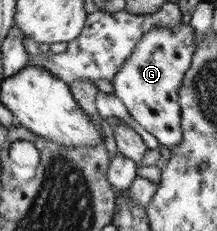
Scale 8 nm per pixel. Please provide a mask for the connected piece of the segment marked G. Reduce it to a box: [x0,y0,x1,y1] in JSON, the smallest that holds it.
[110,21,195,147]

